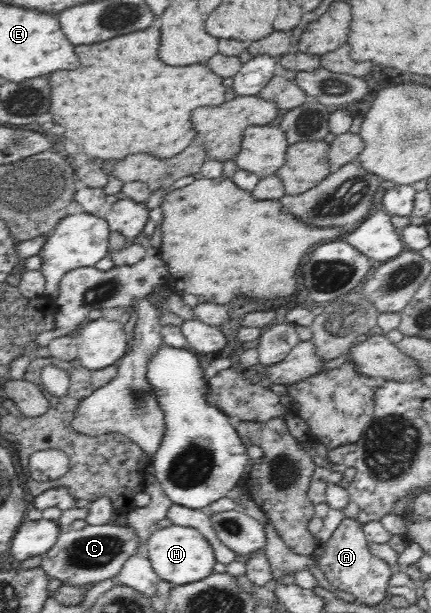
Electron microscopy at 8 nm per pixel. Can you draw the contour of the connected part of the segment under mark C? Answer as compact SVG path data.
M97 524L88 525L81 530L62 530L58 535L58 540L55 545L44 554L43 563L40 567L43 572L50 577L50 579L59 579L63 583L70 586L85 585L86 583L98 583L105 581L105 579L114 578L123 568L125 561L128 561L132 555L138 553L140 545L145 541L140 541L136 529L129 525L119 526L115 524Z

